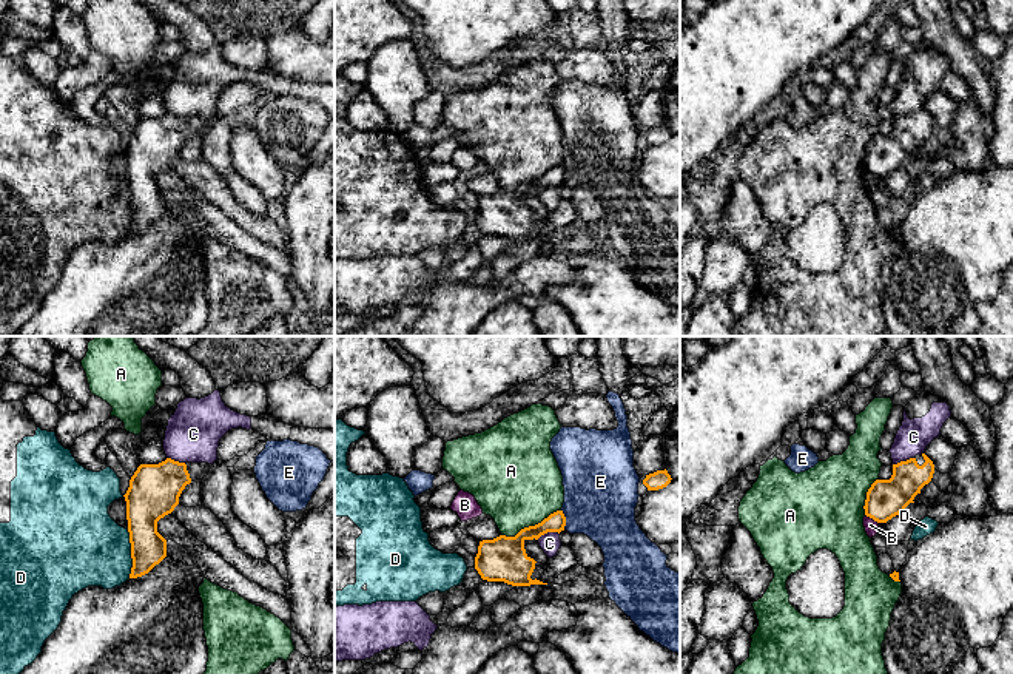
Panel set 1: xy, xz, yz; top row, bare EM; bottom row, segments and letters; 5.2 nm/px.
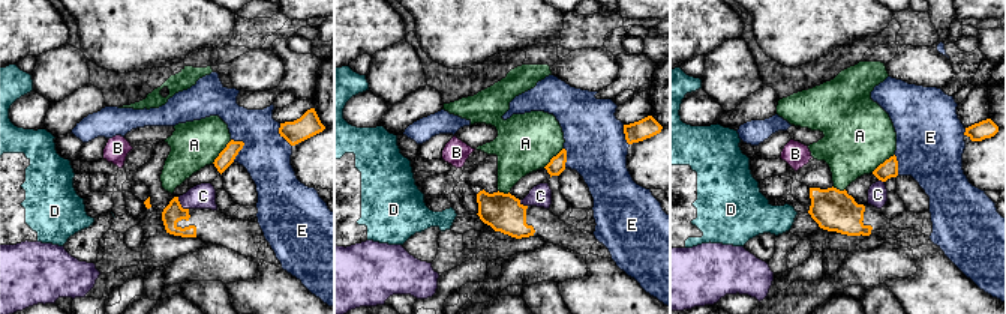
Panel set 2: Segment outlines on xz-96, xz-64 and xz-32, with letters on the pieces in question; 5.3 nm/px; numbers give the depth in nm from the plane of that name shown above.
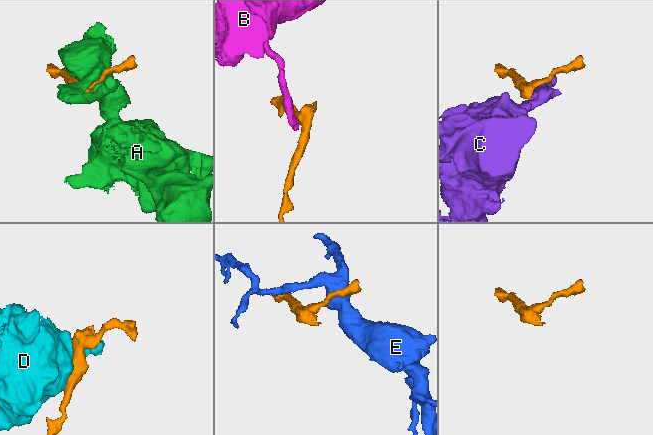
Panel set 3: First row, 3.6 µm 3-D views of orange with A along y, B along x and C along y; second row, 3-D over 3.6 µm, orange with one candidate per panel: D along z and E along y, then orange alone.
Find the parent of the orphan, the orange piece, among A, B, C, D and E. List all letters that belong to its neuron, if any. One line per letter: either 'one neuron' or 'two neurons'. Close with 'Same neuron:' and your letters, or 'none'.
A: two neurons
B: two neurons
C: two neurons
D: two neurons
E: two neurons
Same neuron: none

